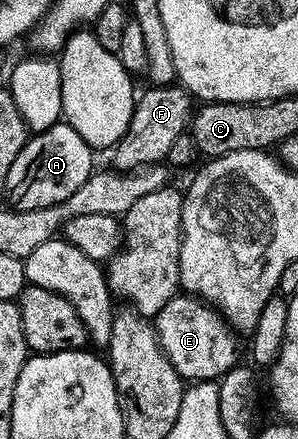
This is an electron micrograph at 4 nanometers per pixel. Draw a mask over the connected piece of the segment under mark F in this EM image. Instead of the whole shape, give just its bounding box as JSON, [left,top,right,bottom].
[111,85,194,170]

